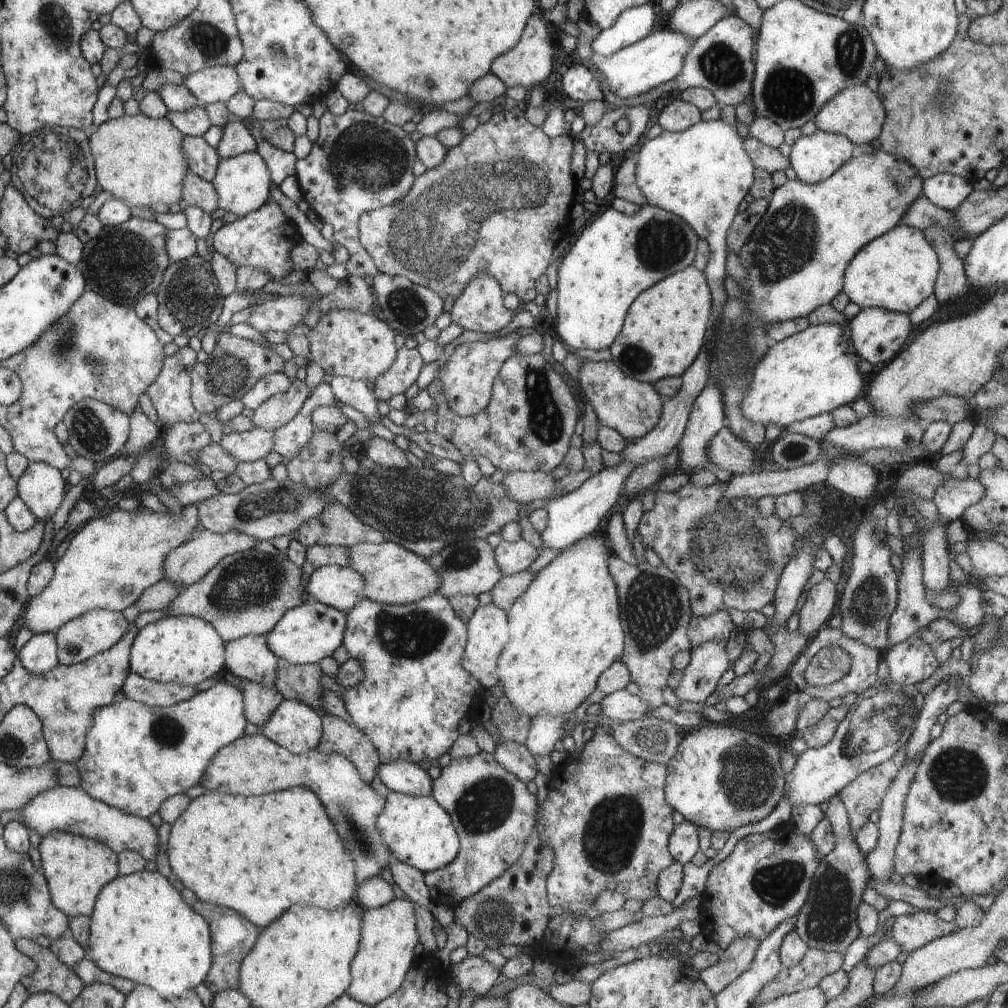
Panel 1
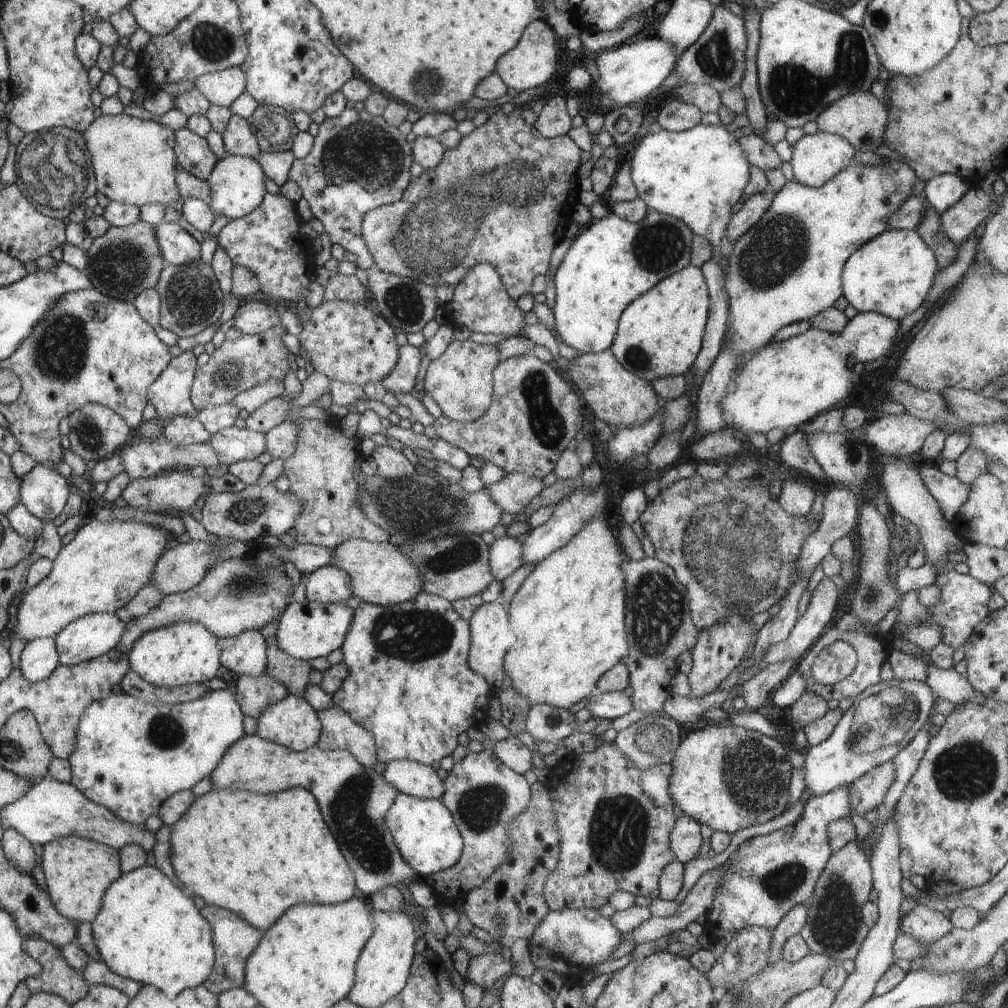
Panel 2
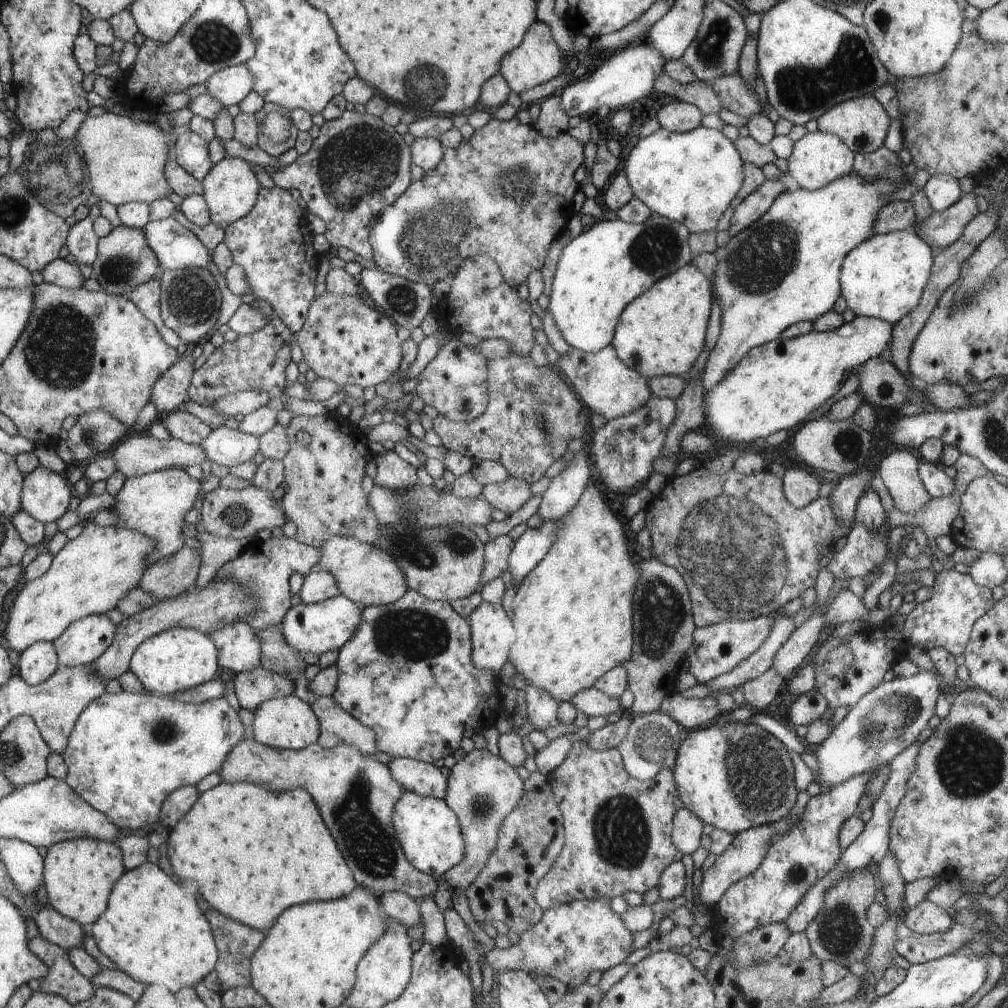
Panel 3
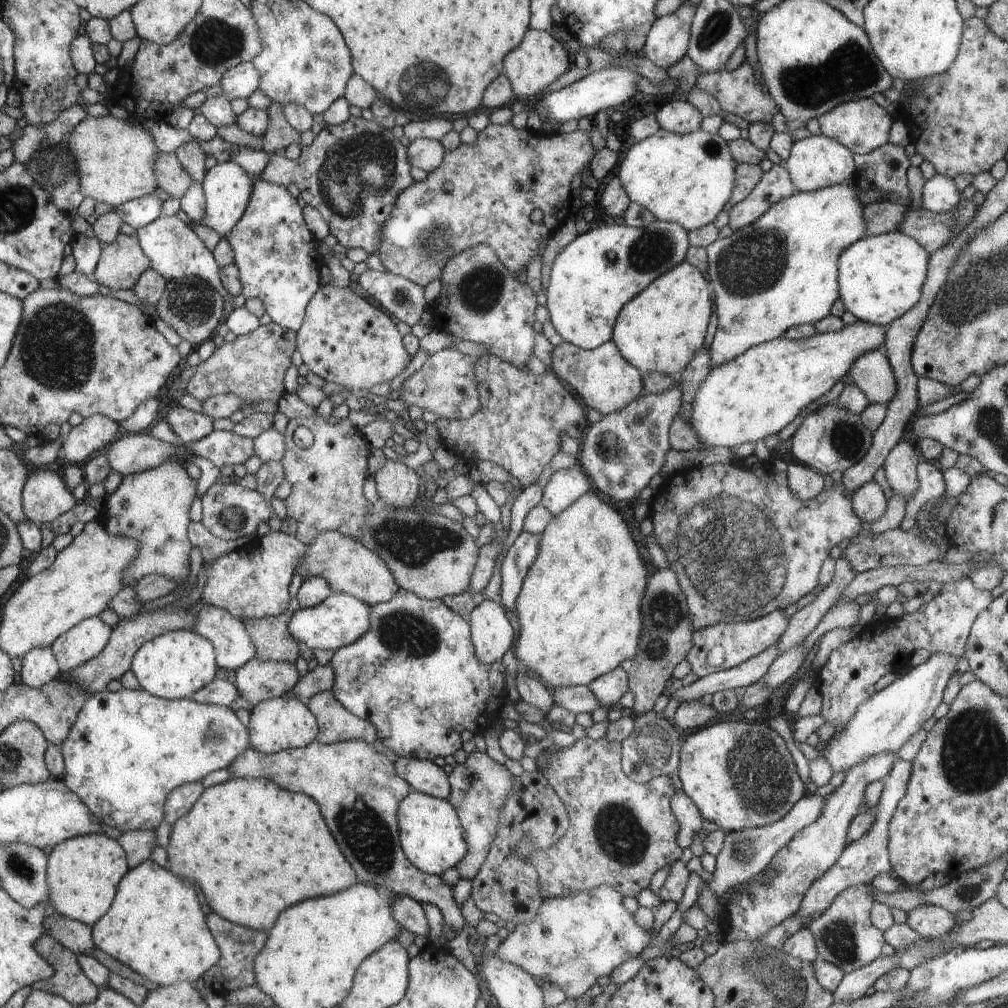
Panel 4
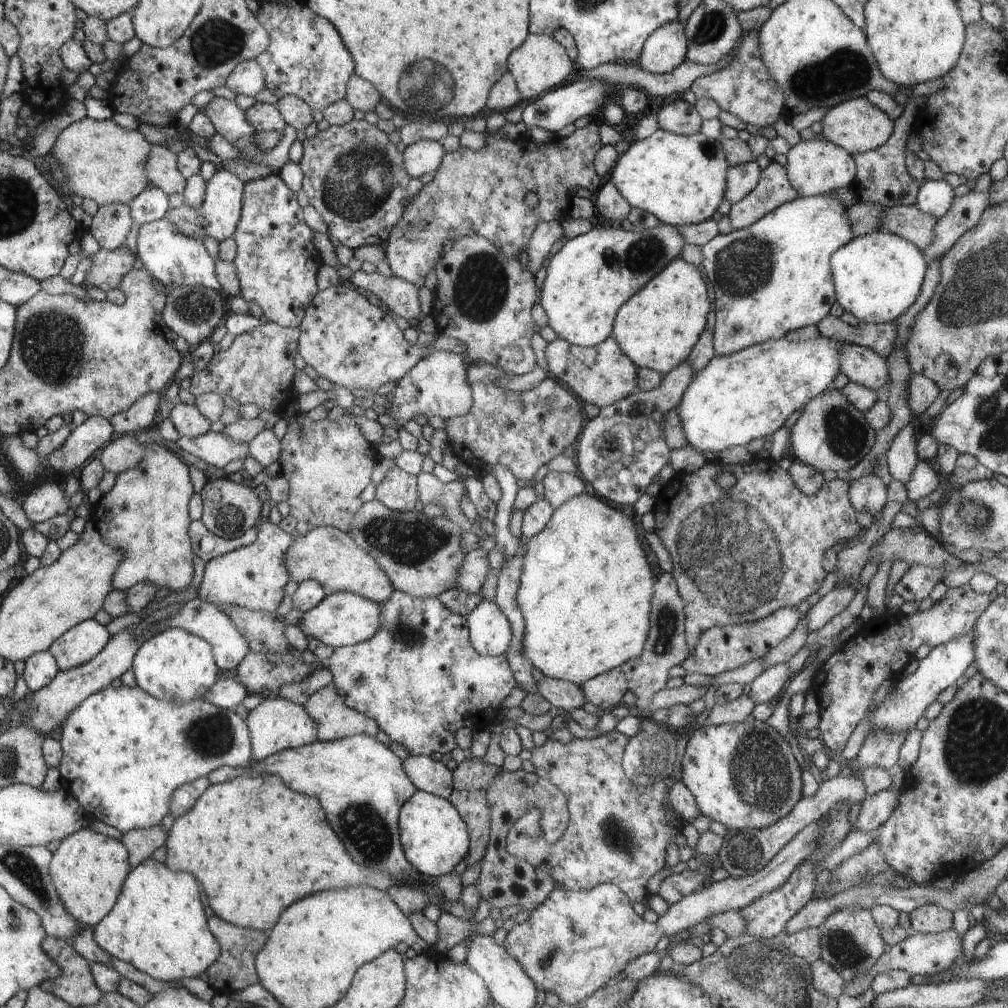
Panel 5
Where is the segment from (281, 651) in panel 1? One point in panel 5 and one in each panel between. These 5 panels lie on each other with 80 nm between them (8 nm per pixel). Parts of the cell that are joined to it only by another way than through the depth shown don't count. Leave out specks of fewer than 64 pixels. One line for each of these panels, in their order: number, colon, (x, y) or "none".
2: (309, 631)
3: (317, 628)
4: (339, 620)
5: (342, 618)

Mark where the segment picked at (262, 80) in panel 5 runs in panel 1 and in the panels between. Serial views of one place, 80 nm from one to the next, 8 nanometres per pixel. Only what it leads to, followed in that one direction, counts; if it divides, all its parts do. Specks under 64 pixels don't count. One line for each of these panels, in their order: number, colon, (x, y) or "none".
1: (213, 85)
2: (223, 87)
3: (230, 86)
4: (241, 81)

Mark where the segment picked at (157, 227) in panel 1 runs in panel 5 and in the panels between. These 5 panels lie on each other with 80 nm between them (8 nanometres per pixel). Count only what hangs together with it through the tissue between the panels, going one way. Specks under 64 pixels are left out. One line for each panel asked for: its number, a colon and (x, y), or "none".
2: (124, 261)
3: (125, 261)
4: (122, 263)
5: (108, 269)

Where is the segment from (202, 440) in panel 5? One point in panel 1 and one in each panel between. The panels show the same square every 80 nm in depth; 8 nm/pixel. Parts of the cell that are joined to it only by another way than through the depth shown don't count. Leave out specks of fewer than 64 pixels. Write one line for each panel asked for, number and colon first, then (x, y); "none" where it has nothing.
1: (256, 444)
2: (232, 444)
3: (229, 447)
4: (221, 447)

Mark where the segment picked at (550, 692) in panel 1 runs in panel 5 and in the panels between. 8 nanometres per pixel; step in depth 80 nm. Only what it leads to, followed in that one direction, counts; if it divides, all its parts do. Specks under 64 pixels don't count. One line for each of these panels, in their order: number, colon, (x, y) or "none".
2: (569, 614)
3: (572, 612)
4: (579, 612)
5: (585, 591)

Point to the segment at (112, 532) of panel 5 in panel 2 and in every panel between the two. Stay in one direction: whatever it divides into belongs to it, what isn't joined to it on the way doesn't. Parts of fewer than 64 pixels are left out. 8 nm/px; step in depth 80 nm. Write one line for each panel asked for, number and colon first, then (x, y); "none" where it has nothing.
2: (170, 489)
3: (155, 503)
4: (151, 507)

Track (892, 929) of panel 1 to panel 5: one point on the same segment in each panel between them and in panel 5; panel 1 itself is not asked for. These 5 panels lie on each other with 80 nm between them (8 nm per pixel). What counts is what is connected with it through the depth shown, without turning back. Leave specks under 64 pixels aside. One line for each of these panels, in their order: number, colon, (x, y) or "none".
2: (922, 923)
3: (926, 918)
4: (931, 921)
5: (932, 919)

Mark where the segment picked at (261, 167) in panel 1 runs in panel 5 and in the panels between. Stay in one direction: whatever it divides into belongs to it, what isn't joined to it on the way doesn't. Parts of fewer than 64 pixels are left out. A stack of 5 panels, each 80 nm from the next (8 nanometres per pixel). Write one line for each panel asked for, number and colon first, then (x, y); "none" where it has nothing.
2: (238, 183)
3: (231, 189)
4: (227, 187)
5: (218, 217)

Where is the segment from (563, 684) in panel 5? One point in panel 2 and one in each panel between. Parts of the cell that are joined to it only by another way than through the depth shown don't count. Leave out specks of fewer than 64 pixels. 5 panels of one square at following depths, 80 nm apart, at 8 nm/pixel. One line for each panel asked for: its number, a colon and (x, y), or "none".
2: (610, 705)
3: (593, 702)
4: (580, 699)

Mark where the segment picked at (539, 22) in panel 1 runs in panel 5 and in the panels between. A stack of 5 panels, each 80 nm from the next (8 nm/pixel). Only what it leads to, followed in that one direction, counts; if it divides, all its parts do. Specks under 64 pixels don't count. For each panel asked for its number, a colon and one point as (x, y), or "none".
2: (531, 63)
3: (537, 59)
4: (539, 60)
5: (540, 64)

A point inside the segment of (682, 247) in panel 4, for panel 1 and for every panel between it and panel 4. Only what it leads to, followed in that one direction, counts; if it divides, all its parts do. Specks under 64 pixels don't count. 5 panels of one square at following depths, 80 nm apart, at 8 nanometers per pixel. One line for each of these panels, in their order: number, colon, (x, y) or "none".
1: (616, 258)
2: (614, 261)
3: (599, 273)

